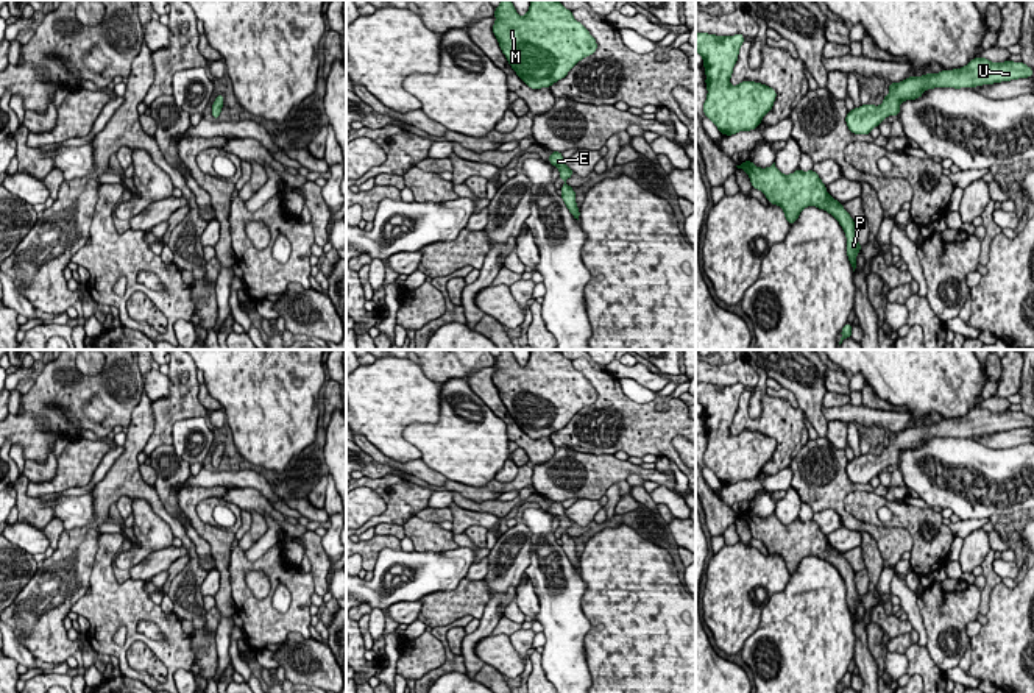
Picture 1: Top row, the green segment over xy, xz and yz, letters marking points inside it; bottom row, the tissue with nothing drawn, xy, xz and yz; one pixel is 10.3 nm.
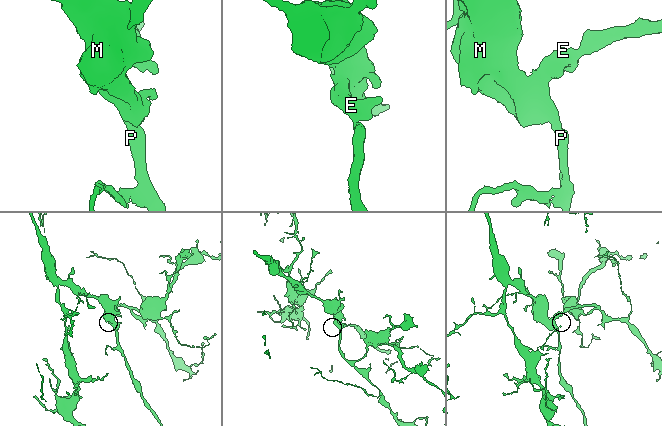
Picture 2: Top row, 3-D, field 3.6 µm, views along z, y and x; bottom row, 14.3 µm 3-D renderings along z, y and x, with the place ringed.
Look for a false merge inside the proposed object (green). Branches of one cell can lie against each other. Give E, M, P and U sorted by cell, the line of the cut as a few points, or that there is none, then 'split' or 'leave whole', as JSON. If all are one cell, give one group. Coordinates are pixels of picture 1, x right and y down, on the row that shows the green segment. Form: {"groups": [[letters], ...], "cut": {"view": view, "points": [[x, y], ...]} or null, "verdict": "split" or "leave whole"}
{"groups": [["E", "M", "P", "U"]], "cut": null, "verdict": "leave whole"}

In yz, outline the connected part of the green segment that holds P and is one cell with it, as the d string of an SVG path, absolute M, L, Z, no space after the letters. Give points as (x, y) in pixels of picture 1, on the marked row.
M750 159L736 167L747 172L752 189L761 190L769 203L783 209L789 225L808 206L816 206L831 214L845 231L847 256L855 272L856 256L862 248L856 239L855 222L842 203L828 195L827 186L814 170L802 172L797 169L791 175L783 175L775 162L767 169L760 169Z

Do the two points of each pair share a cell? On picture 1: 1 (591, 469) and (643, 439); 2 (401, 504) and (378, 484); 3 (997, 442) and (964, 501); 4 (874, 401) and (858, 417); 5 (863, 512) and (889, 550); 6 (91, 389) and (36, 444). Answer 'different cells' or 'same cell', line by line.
1: different cells
2: same cell
3: different cells
4: different cells
5: different cells
6: same cell

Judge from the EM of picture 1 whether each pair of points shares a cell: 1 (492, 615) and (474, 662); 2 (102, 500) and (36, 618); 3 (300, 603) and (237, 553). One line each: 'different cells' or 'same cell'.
1: same cell
2: same cell
3: same cell

